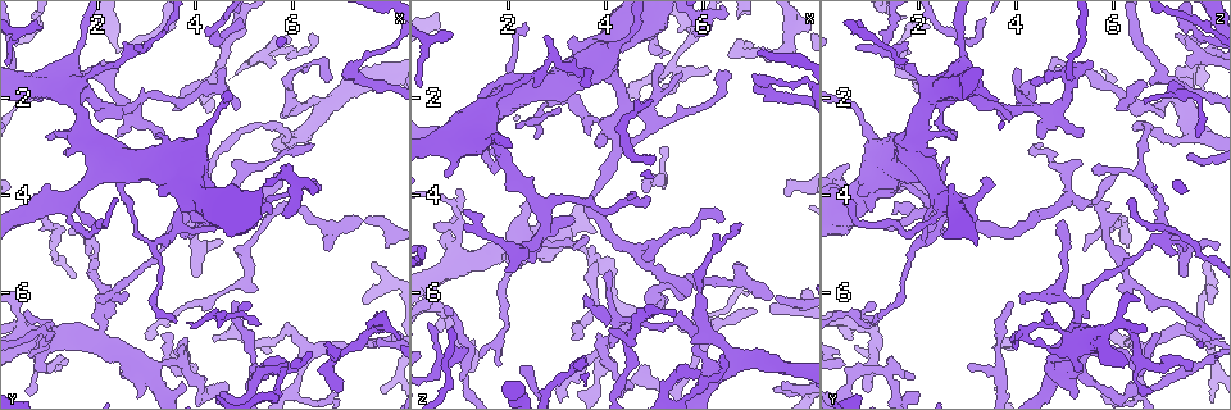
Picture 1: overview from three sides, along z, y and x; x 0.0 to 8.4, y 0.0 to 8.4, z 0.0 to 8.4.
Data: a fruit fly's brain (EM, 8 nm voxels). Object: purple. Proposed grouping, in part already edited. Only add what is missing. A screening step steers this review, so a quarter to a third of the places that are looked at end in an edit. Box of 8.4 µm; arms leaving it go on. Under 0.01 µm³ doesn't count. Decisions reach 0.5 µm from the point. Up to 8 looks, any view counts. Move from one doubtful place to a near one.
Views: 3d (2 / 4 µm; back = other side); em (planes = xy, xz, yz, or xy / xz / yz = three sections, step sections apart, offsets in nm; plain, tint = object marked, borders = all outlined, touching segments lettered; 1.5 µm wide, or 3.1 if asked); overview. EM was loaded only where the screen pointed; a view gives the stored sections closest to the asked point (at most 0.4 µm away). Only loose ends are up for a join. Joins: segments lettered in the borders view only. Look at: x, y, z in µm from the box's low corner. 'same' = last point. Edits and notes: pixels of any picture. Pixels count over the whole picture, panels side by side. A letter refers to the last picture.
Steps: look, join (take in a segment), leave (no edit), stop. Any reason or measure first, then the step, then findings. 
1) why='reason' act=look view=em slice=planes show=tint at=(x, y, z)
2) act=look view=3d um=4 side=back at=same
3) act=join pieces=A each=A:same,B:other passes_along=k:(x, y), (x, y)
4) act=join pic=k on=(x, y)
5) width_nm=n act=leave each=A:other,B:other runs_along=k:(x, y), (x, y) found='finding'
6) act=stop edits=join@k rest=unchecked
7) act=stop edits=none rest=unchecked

why='tapers out' act=look view=em slice=xz step=8 show=tint at=(6.40, 3.00, 4.55)

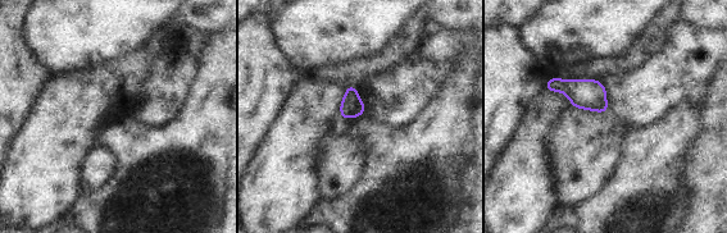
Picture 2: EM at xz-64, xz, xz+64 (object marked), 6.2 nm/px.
act=look view=em slice=planes show=borders at=same

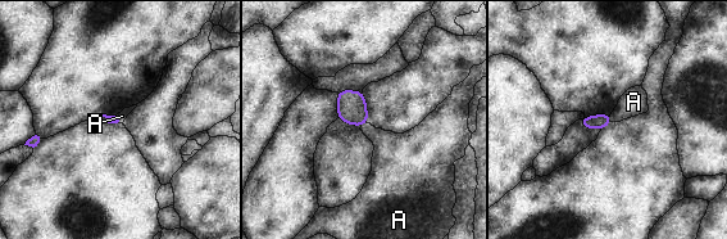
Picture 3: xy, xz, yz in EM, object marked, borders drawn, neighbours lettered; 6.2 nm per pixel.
act=leave each=A:other found='no lettered segment goes on from it'

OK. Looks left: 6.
why='branch stops here' act=look view=3d um=2 at=(5.70, 3.60, 6.05)

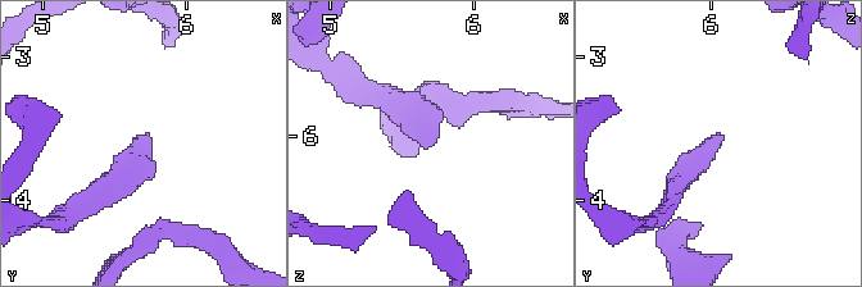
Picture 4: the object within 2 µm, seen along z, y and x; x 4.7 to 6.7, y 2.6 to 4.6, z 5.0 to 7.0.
act=look view=em slice=planes show=plain at=(5.68, 3.54, 6.08)

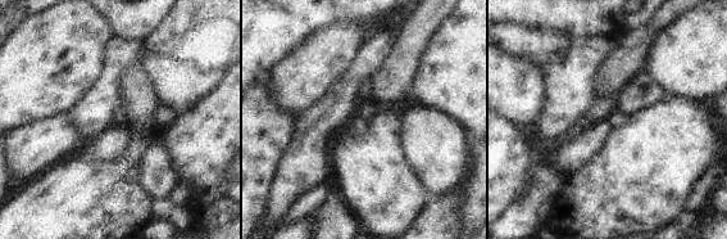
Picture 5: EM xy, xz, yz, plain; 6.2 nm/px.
why='see the neighbours' act=look view=em slice=planes show=borders at=same

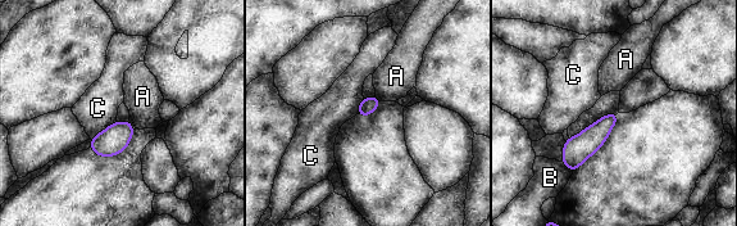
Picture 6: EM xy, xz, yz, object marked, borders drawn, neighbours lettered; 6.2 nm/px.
act=leave each=A:other,B:other,C:other found='none of them fits'

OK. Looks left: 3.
why='free end' act=look view=em slice=planes show=borders at=(6.15, 7.50, 1.50)

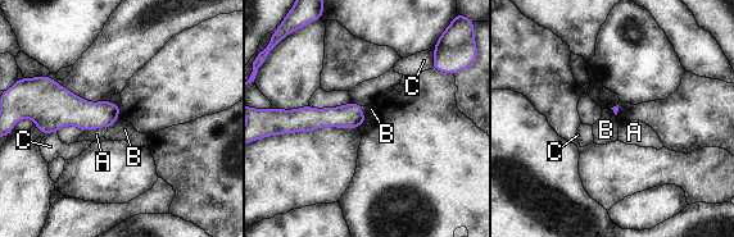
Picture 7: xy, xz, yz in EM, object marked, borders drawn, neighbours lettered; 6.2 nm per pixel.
act=leave each=A:other,B:other,C:other runs_along=7:(361, 117), (307, 118), (290, 130) found='no lettered segment goes on from it'

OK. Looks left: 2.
act=stop edits=none rest=unchecked

